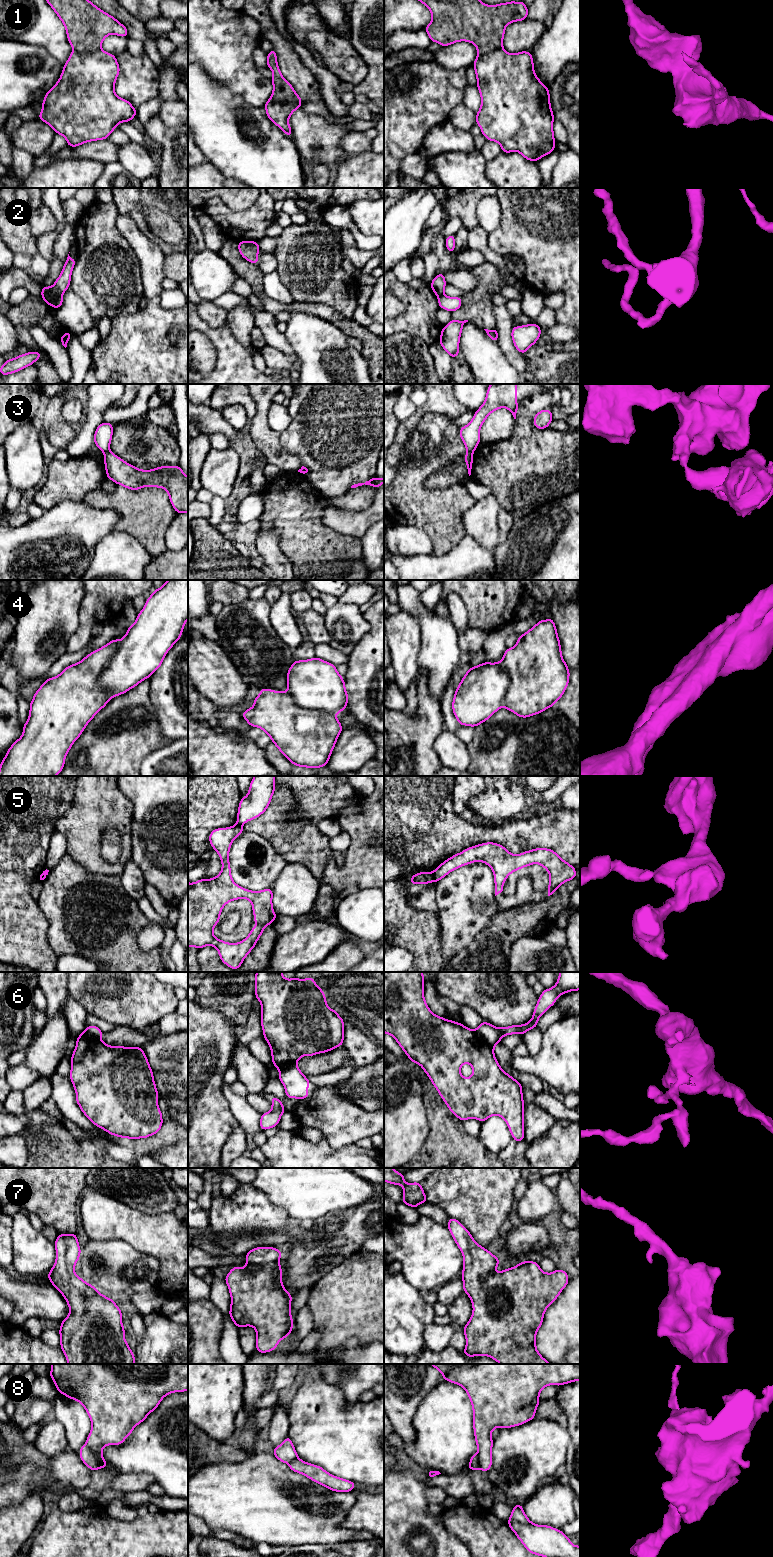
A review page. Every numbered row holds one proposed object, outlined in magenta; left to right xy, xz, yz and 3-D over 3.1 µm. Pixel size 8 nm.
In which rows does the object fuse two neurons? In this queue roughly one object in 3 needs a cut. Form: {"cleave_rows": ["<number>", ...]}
{"cleave_rows": ["1", "2", "3", "4", "5", "6", "8"]}

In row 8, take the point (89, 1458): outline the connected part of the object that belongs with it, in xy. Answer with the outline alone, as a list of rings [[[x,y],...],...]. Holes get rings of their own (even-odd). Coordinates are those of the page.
[[[84,1444],[81,1446],[79,1451],[80,1458],[82,1462],[92,1471],[96,1471],[100,1468],[97,1455]]]

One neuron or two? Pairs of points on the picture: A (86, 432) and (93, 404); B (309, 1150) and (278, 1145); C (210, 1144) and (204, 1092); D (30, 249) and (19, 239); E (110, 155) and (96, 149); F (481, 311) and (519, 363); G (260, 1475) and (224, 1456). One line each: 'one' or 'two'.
A: one
B: one
C: one
D: one
E: one
F: two
G: two

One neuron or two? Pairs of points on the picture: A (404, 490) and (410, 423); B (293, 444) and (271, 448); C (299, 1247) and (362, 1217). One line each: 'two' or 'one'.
A: two
B: two
C: one

